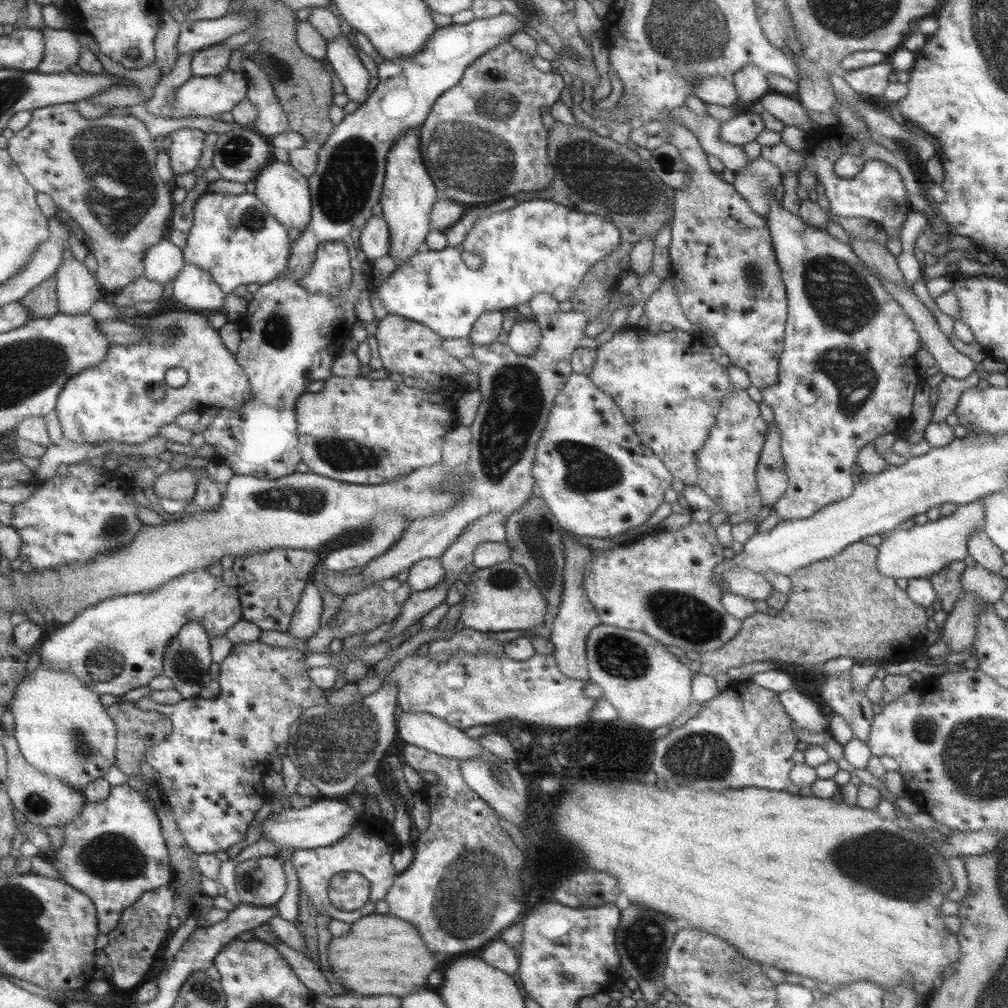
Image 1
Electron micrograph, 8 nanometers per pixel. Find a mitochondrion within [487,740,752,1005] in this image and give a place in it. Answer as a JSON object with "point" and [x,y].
{"point":[643,940]}

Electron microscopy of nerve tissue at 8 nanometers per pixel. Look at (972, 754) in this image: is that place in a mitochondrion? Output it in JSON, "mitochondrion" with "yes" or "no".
{"mitochondrion":"yes"}

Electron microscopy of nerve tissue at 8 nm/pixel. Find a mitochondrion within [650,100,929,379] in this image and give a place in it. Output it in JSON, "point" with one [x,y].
{"point":[842,295]}

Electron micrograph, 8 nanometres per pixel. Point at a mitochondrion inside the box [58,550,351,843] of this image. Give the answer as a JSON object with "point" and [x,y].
{"point":[101,665]}

